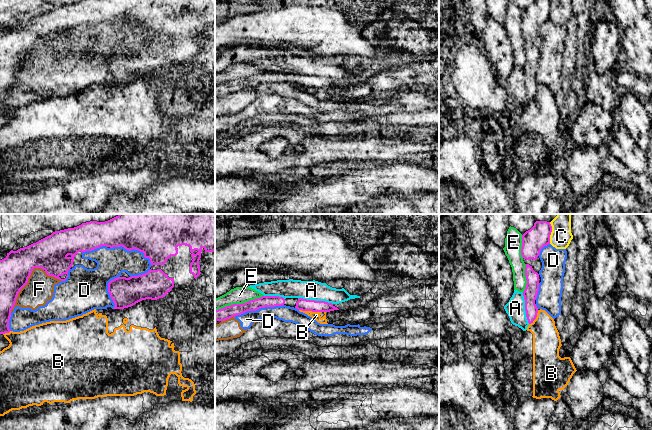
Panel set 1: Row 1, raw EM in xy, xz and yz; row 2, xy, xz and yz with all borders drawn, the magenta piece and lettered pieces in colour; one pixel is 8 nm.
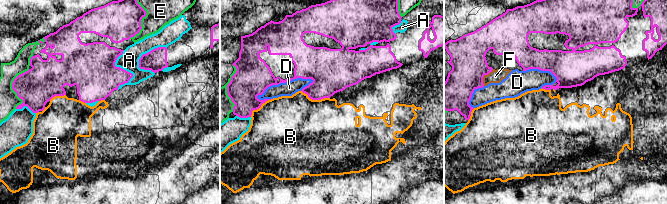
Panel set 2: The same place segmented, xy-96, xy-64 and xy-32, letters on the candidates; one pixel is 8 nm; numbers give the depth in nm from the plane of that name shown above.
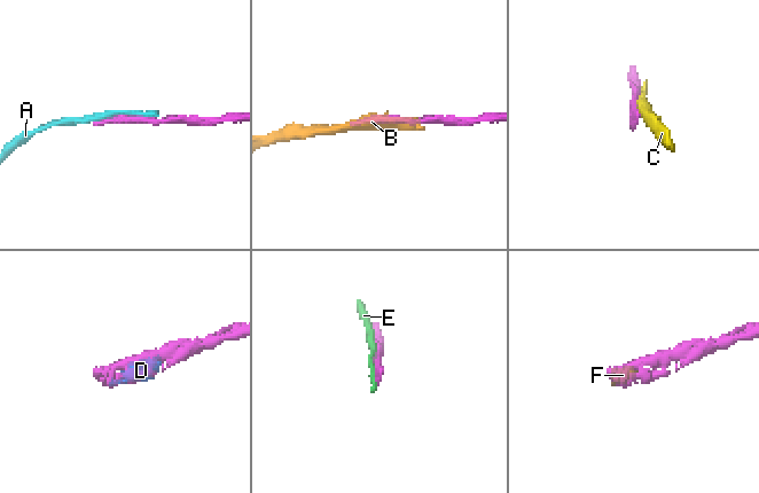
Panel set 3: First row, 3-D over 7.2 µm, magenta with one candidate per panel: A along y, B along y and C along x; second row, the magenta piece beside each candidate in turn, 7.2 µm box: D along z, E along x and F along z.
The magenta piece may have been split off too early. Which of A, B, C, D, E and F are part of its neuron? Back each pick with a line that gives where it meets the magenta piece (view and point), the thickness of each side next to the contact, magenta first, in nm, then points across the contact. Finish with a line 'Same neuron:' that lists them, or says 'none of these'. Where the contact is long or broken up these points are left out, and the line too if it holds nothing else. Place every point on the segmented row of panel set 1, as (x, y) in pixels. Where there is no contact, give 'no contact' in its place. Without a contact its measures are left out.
Same neuron: none of these

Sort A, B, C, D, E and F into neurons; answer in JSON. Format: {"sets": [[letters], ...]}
{"sets": [["A"], ["B"], ["C"], ["D", "F"], ["E"]]}

